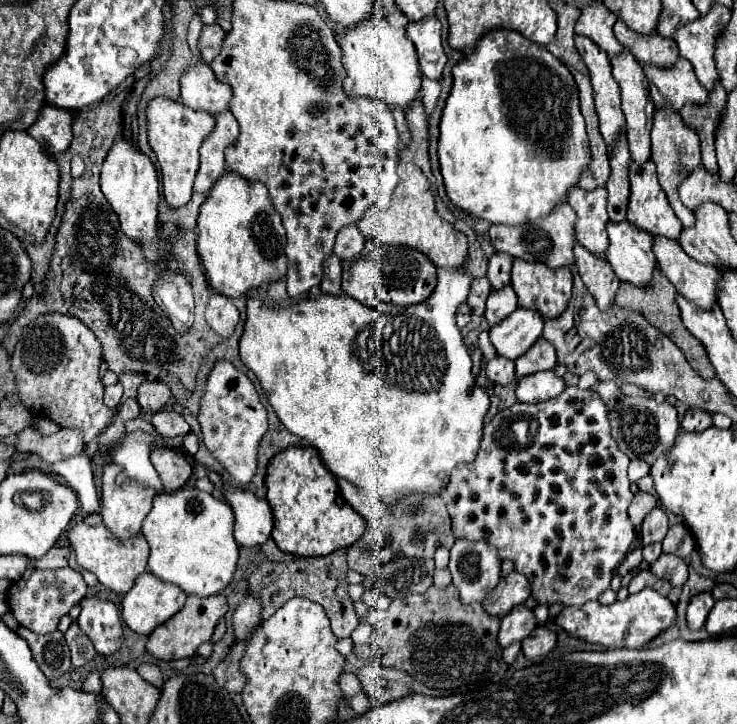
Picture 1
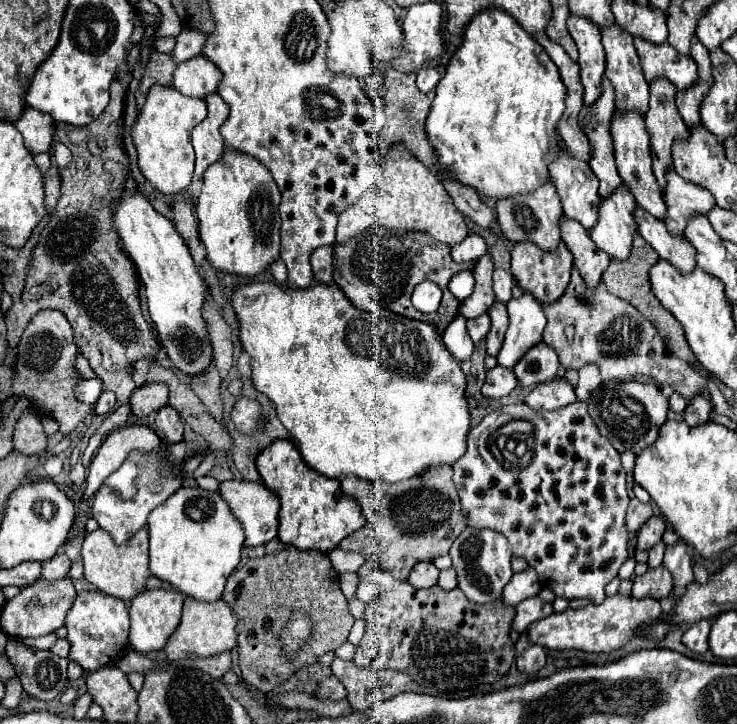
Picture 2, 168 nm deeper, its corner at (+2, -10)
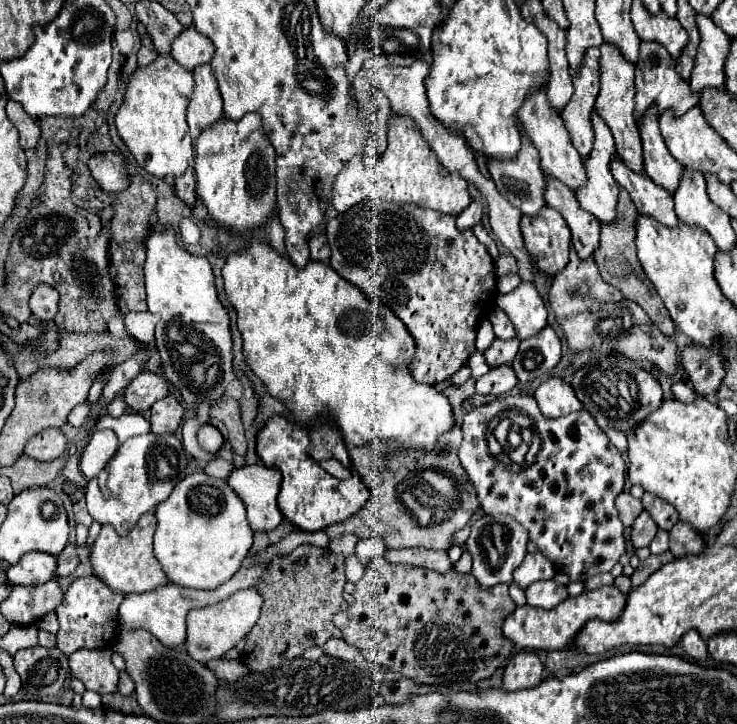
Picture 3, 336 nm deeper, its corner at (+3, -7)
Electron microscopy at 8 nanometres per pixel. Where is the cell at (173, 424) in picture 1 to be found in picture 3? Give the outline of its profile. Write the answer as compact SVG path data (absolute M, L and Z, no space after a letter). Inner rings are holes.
M168 395L160 401L156 401L150 411L152 411L152 415L150 415L152 433L156 433L156 435L174 433L182 425L184 409L174 395Z

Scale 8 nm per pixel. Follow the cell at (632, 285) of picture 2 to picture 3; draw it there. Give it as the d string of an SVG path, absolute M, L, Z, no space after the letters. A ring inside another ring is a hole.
M620 189L620 205L616 207L616 213L618 213L618 219L616 219L616 225L602 225L602 235L600 235L600 249L596 249L594 253L594 261L598 263L598 269L604 277L604 281L612 287L616 287L624 297L628 297L630 301L638 303L646 313L648 317L656 323L656 327L672 337L674 335L674 323L664 307L664 303L660 301L656 289L652 289L650 281L644 277L644 271L640 267L640 261L636 257L636 245L634 245L634 239L636 239L636 223L638 223L638 215L636 215L636 207L632 205L630 197L624 193L624 189Z

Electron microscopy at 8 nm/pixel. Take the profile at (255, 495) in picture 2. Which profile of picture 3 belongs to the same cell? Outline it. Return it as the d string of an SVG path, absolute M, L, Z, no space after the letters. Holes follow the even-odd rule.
M262 463L234 469L228 485L244 501L252 531L272 531L280 525L282 513L276 505L282 475L278 469L268 469Z

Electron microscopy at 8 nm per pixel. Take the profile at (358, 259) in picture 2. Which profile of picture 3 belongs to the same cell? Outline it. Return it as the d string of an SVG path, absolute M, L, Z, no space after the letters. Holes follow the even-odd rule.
M368 199L346 213L328 219L326 237L332 249L330 267L340 277L362 289L366 297L374 299L378 293L378 303L388 305L406 323L418 345L412 361L412 375L416 381L436 385L446 377L452 377L468 361L468 357L476 351L474 327L480 315L494 307L496 271L488 251L474 233L458 233L456 217L432 213L432 209L416 209L414 205L388 205L380 199ZM440 241L456 241L456 249L446 249L448 245L440 245Z

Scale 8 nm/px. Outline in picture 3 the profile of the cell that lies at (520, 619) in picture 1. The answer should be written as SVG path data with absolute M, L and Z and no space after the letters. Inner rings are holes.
M552 579L550 581L540 581L532 583L526 589L526 601L530 607L540 607L540 609L552 609L558 603L562 603L568 597L564 585L556 585Z

